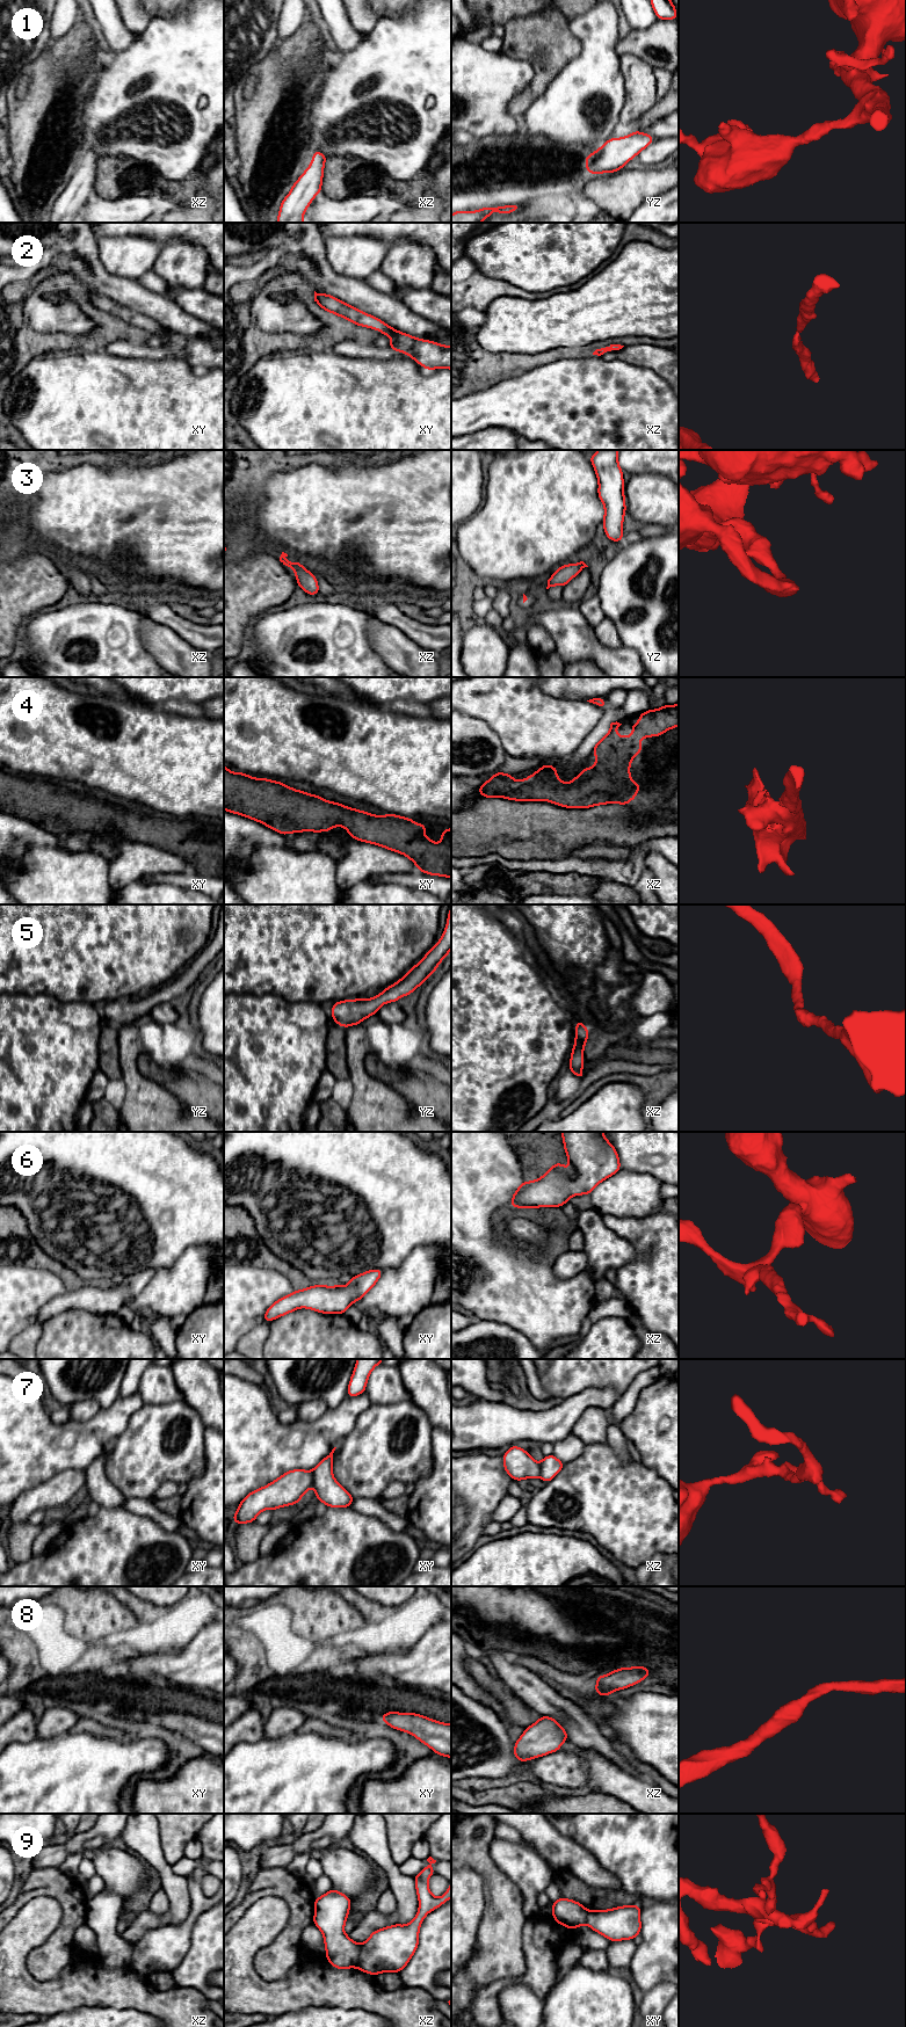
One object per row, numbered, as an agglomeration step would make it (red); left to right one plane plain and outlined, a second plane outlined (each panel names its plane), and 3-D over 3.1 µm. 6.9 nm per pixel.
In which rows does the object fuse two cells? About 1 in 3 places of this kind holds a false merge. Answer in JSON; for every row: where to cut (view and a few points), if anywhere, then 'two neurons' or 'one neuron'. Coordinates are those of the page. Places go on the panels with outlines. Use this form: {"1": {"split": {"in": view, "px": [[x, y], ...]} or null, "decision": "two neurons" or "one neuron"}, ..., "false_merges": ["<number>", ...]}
{"1": {"split": null, "decision": "one neuron"}, "2": {"split": null, "decision": "one neuron"}, "3": {"split": null, "decision": "one neuron"}, "4": {"split": null, "decision": "one neuron"}, "5": {"split": null, "decision": "one neuron"}, "6": {"split": null, "decision": "one neuron"}, "7": {"split": {"in": "xy", "px": [[311, 1472], [313, 1486]]}, "decision": "two neurons"}, "8": {"split": null, "decision": "one neuron"}, "9": {"split": {"in": "xz", "px": [[361, 1945], [356, 1967]]}, "decision": "two neurons"}, "false_merges": ["7", "9"]}

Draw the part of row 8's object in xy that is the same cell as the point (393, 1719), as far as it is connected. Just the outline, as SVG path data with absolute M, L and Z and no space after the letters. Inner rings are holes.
M386 1712L379 1720L393 1729L413 1735L435 1753L451 1758L451 1724L416 1713Z

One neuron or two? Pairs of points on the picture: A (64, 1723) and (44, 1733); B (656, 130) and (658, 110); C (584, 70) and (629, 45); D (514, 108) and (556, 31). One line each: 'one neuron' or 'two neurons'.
A: one neuron
B: two neurons
C: two neurons
D: one neuron

